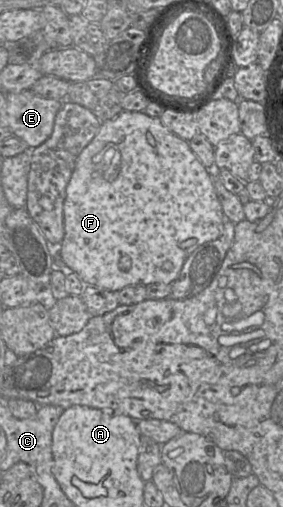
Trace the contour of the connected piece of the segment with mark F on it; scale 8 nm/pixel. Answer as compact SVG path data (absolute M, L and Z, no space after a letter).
M122 111L115 118L103 122L94 139L80 153L66 188L63 217L65 235L56 248L57 256L88 286L109 291L119 291L129 286L154 283L171 285L179 277L186 259L193 251L203 244L216 240L221 235L224 218L226 218L214 189L212 176L191 150L189 141L171 132L159 118L153 118L144 112L136 111Z

